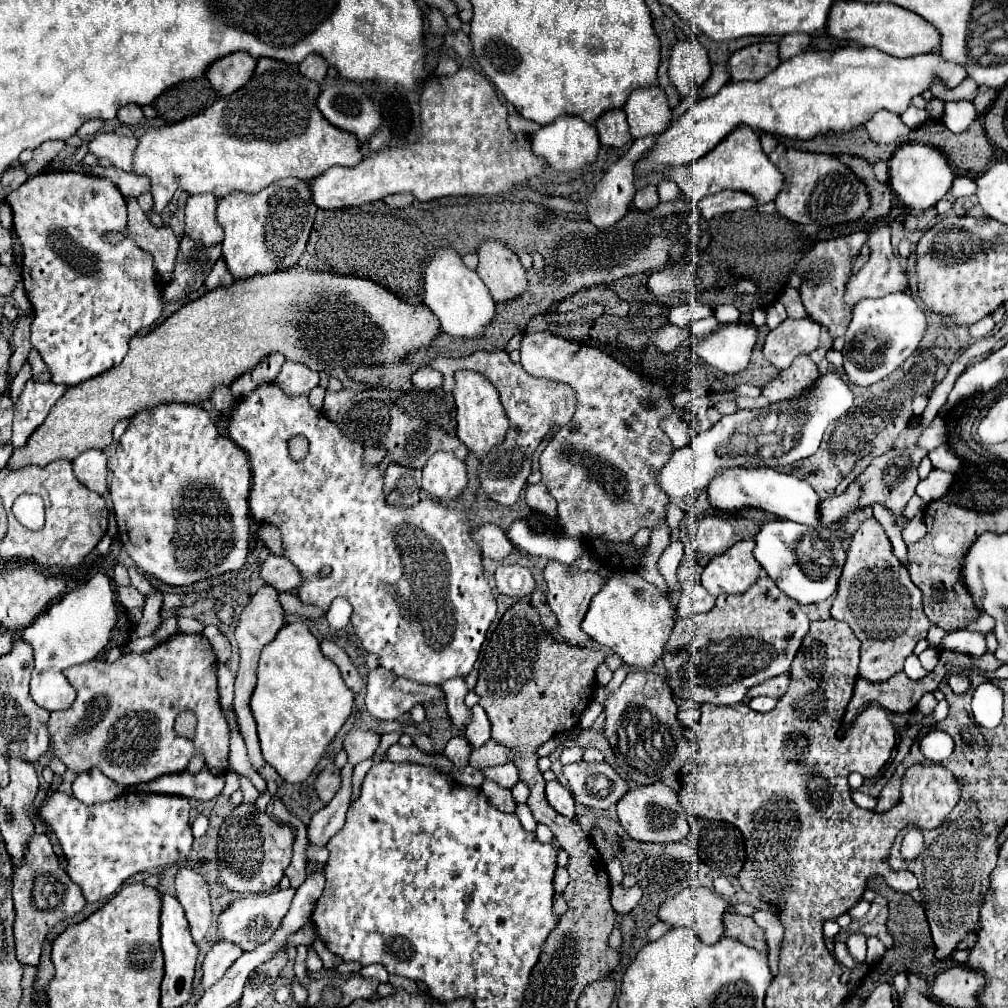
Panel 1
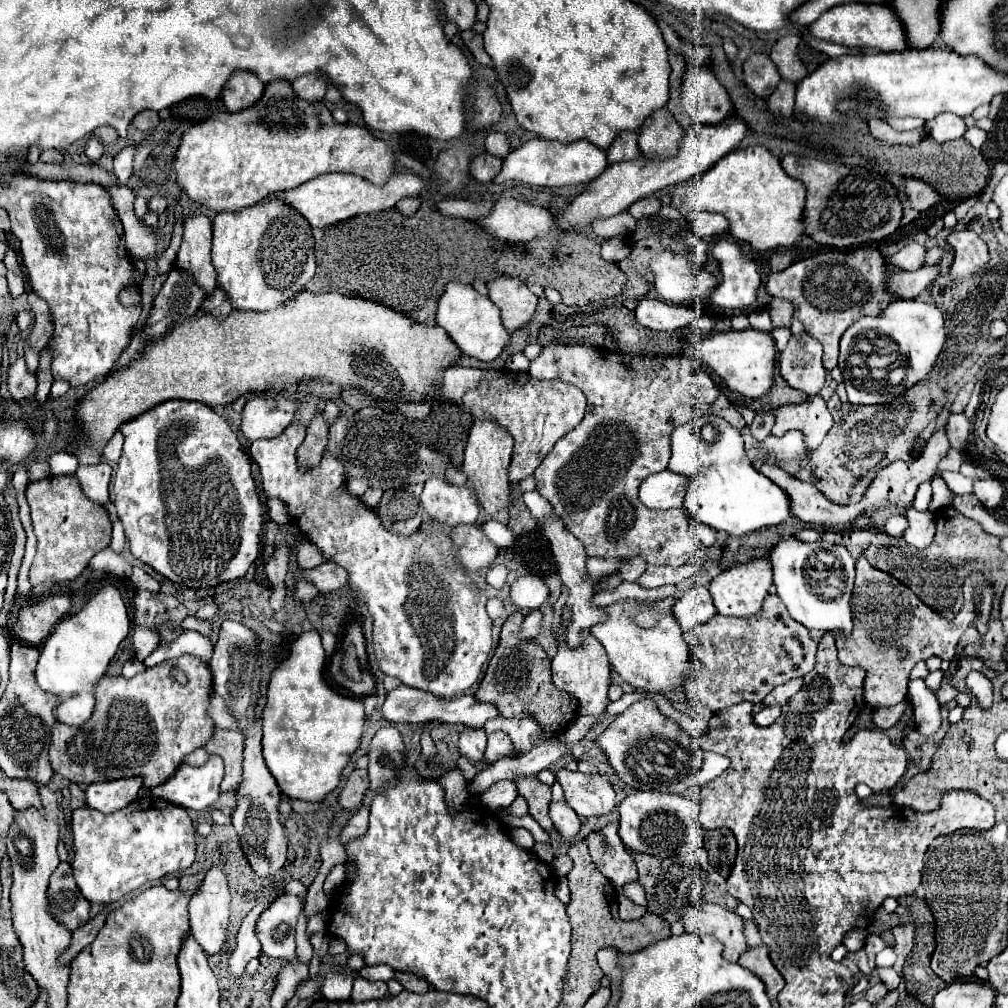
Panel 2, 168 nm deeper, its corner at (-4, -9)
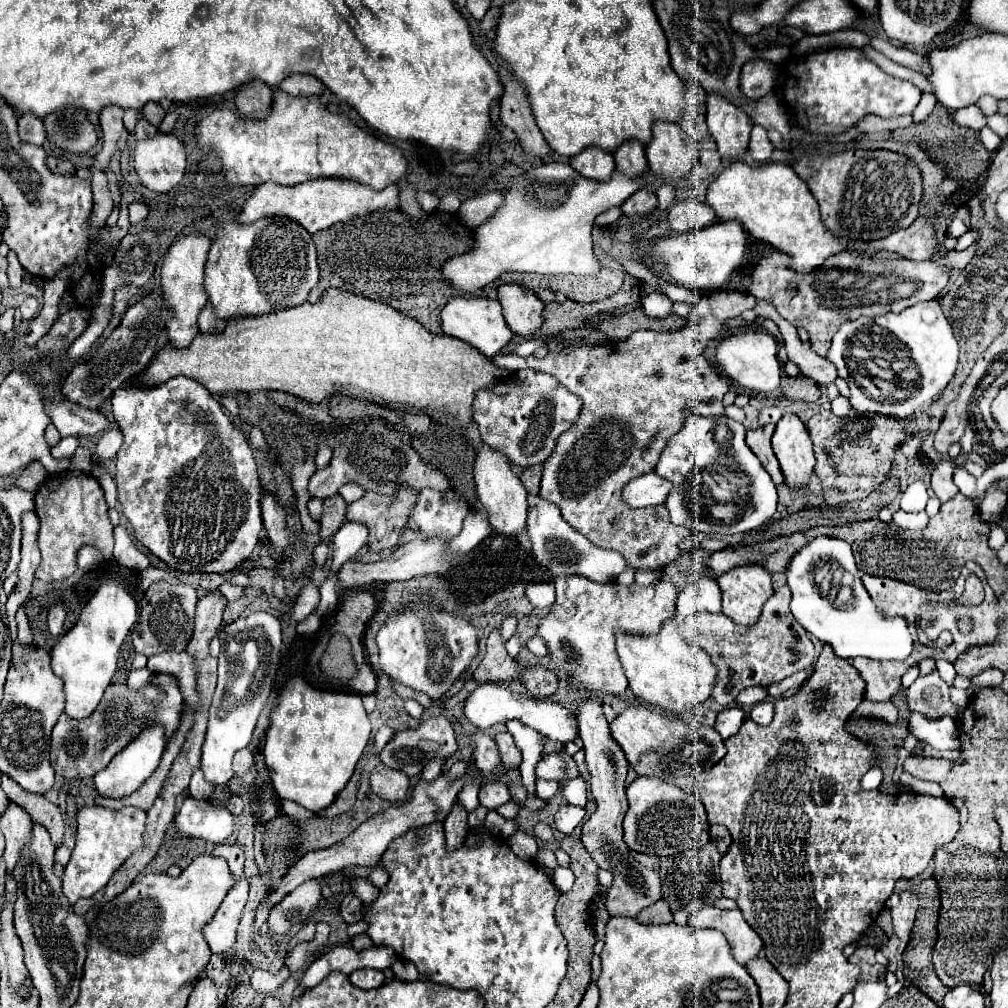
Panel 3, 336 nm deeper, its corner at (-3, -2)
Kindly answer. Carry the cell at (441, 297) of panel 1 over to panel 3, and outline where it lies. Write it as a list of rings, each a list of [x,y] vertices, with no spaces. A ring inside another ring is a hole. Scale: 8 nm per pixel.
[[[465,295],[449,297],[447,305],[441,311],[441,321],[443,321],[443,333],[445,335],[457,337],[457,339],[473,345],[485,357],[497,355],[513,337],[513,333],[509,331],[505,319],[503,319],[501,305],[489,297],[465,297]]]

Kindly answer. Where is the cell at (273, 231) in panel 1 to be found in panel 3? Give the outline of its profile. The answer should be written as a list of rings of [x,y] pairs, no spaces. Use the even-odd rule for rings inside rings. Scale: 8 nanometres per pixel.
[[[225,211],[217,221],[217,233],[205,263],[205,291],[219,319],[263,315],[295,307],[307,301],[309,291],[319,281],[317,253],[311,235],[297,221],[287,217],[263,217],[253,223],[239,223],[235,211]]]

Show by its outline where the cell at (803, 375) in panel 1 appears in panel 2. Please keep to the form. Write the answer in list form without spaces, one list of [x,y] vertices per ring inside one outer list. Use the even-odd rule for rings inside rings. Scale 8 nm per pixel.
[[[810,396],[808,402],[788,404],[774,410],[776,424],[772,428],[774,436],[784,436],[788,430],[800,430],[804,434],[806,452],[814,452],[828,430],[832,428],[832,416],[826,402],[820,396]]]

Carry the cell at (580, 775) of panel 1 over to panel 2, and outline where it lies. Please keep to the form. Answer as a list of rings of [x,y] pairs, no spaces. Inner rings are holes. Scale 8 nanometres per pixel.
[[[560,768],[556,772],[556,782],[566,792],[566,802],[578,816],[602,816],[612,812],[616,792],[606,776],[582,774]]]

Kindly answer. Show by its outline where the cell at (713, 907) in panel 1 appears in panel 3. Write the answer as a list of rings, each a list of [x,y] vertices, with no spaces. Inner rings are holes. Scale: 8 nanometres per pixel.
[[[707,905],[703,909],[699,909],[697,913],[693,913],[689,917],[689,923],[695,927],[711,927],[721,931],[733,951],[733,957],[737,959],[737,963],[745,965],[749,959],[753,959],[759,949],[763,947],[761,937],[747,925],[747,921],[743,919],[739,909],[733,911],[725,911],[725,909],[717,909],[715,905]]]

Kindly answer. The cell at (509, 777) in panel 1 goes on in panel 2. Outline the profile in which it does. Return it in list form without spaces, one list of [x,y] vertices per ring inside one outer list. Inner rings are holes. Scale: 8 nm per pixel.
[[[496,782],[494,786],[490,786],[490,790],[486,790],[480,796],[480,802],[490,810],[498,810],[498,808],[508,808],[516,796],[518,790],[514,782]]]

